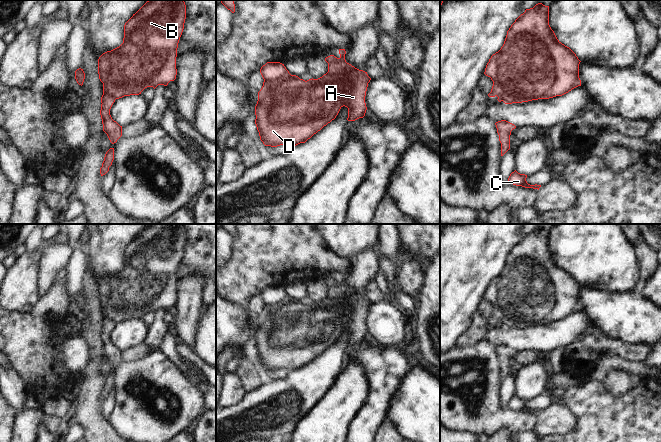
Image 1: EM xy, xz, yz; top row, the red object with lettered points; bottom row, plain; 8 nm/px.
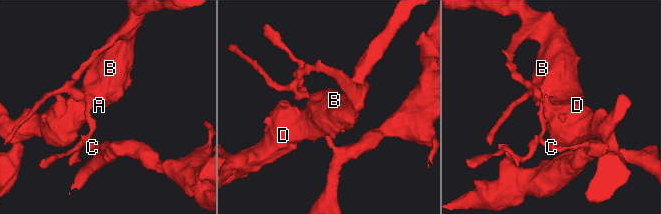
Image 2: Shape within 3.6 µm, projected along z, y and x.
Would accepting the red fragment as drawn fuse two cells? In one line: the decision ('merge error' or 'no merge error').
merge error

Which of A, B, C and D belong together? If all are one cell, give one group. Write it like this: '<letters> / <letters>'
A B D / C

